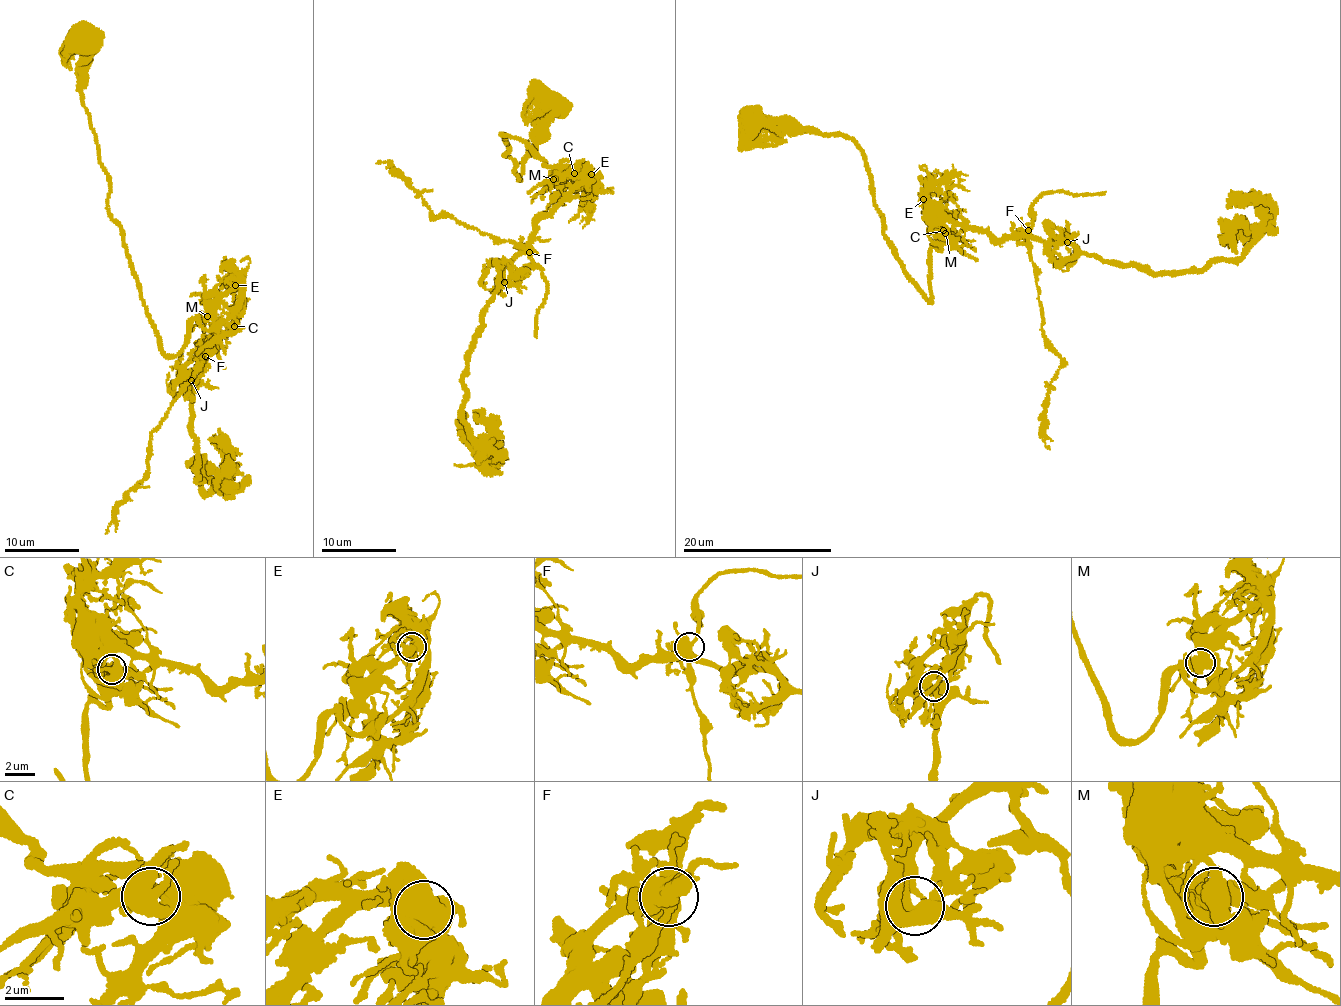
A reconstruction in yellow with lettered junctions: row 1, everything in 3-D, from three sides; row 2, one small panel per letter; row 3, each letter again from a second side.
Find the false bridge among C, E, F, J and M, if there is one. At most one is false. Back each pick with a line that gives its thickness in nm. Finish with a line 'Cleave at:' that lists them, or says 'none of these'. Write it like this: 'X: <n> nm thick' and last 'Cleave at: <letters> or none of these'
F: 500 nm thick
Cleave at: F

